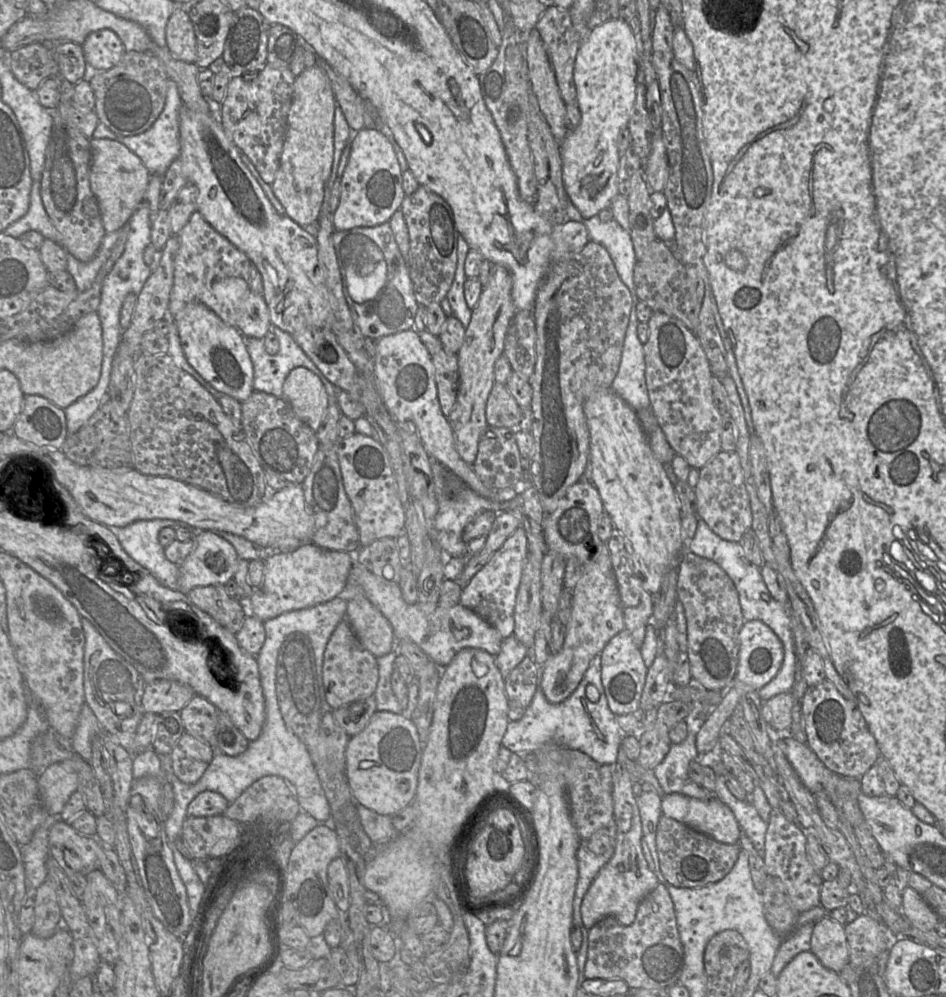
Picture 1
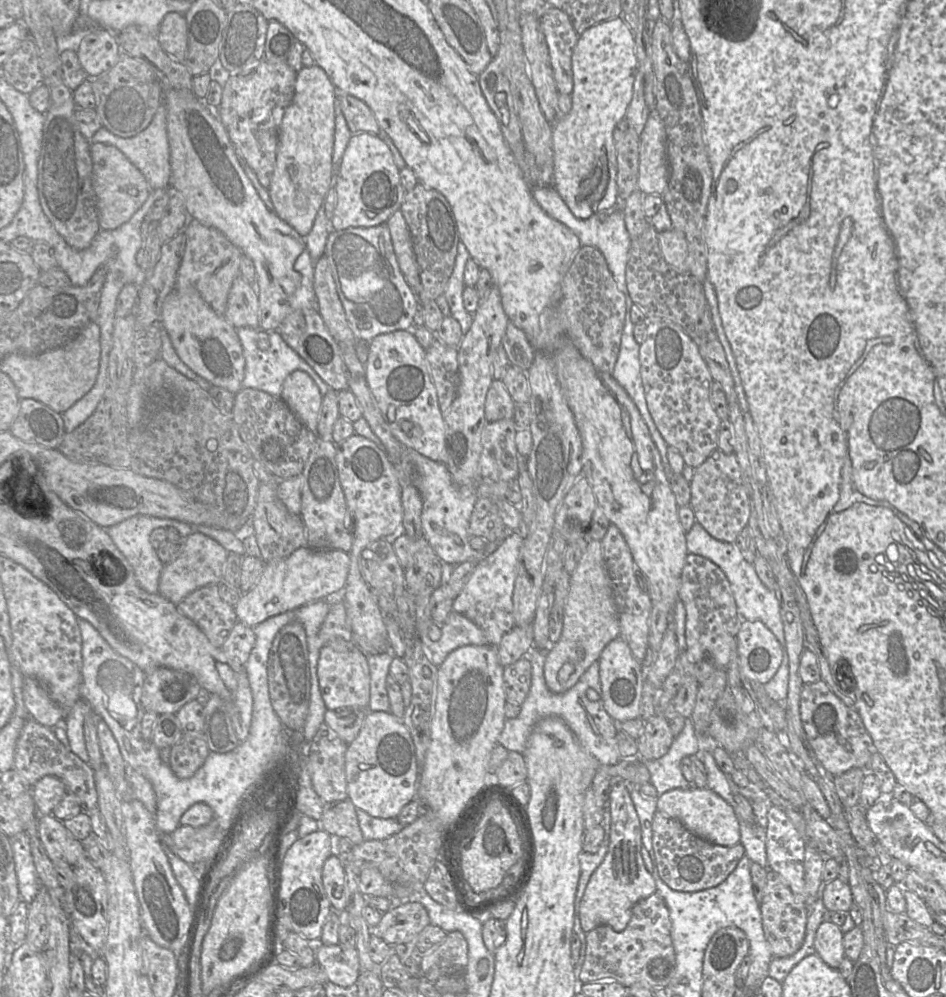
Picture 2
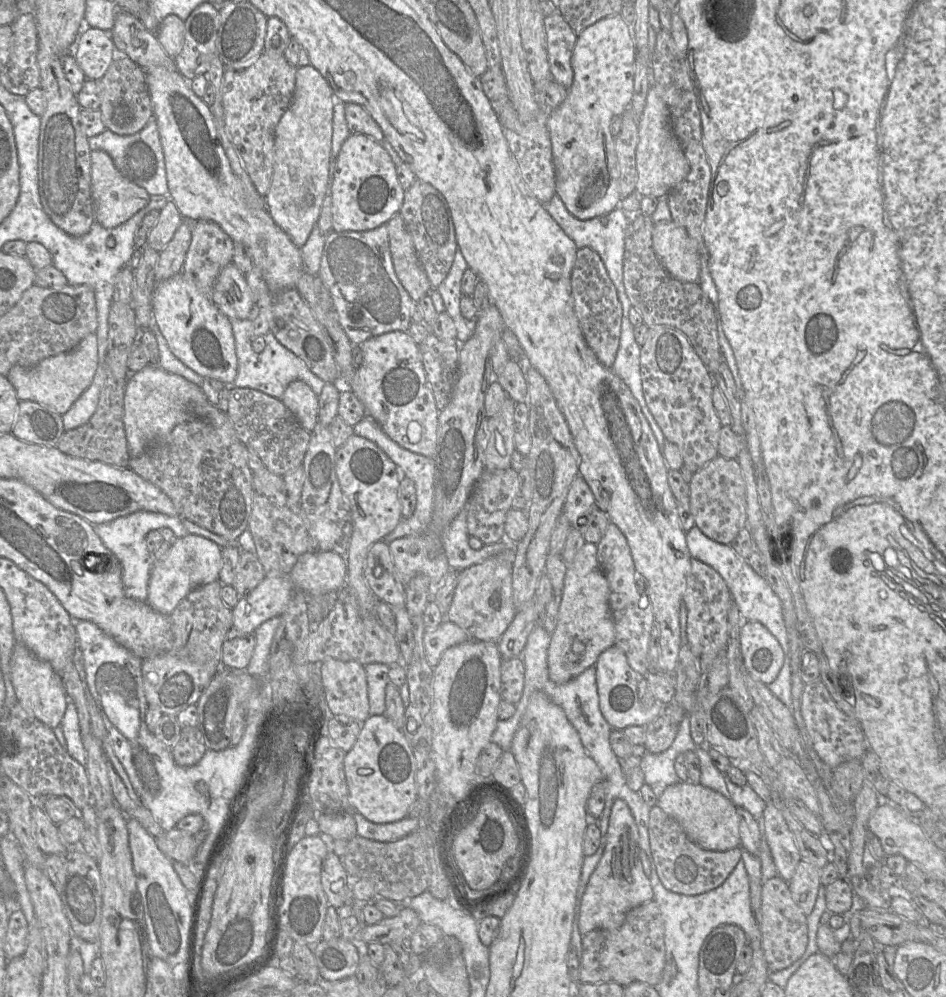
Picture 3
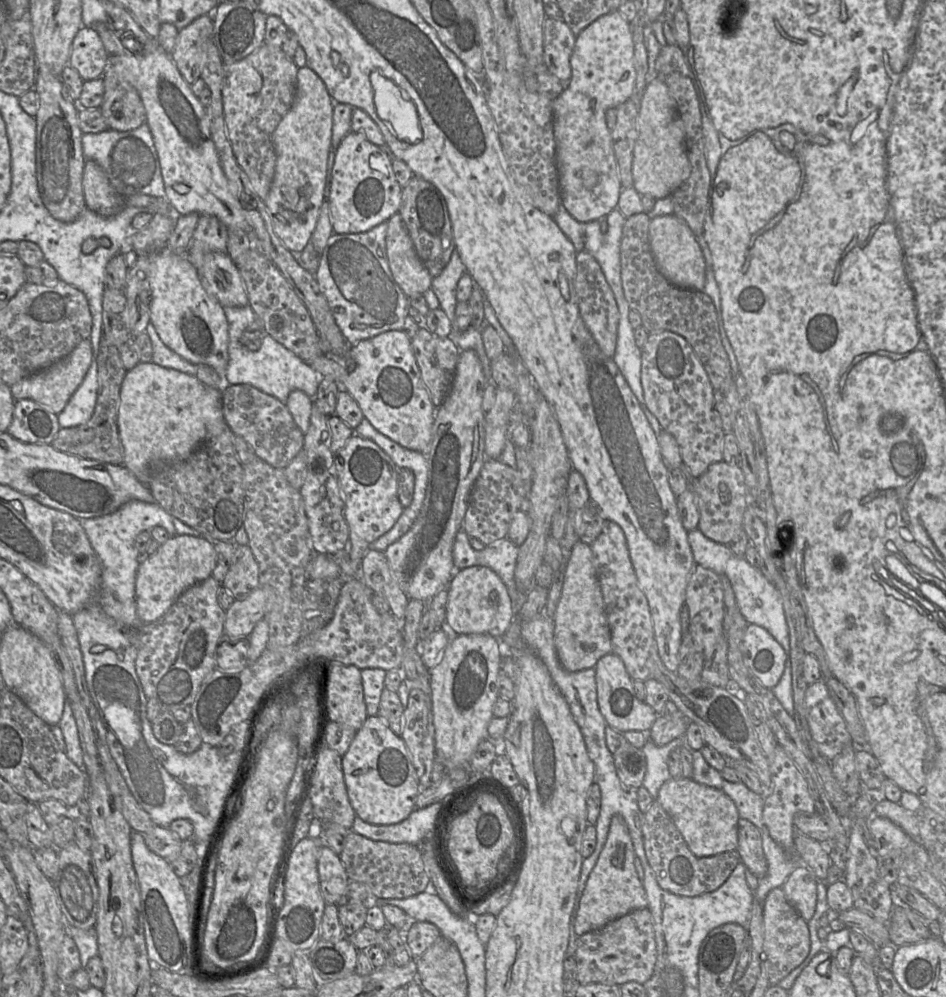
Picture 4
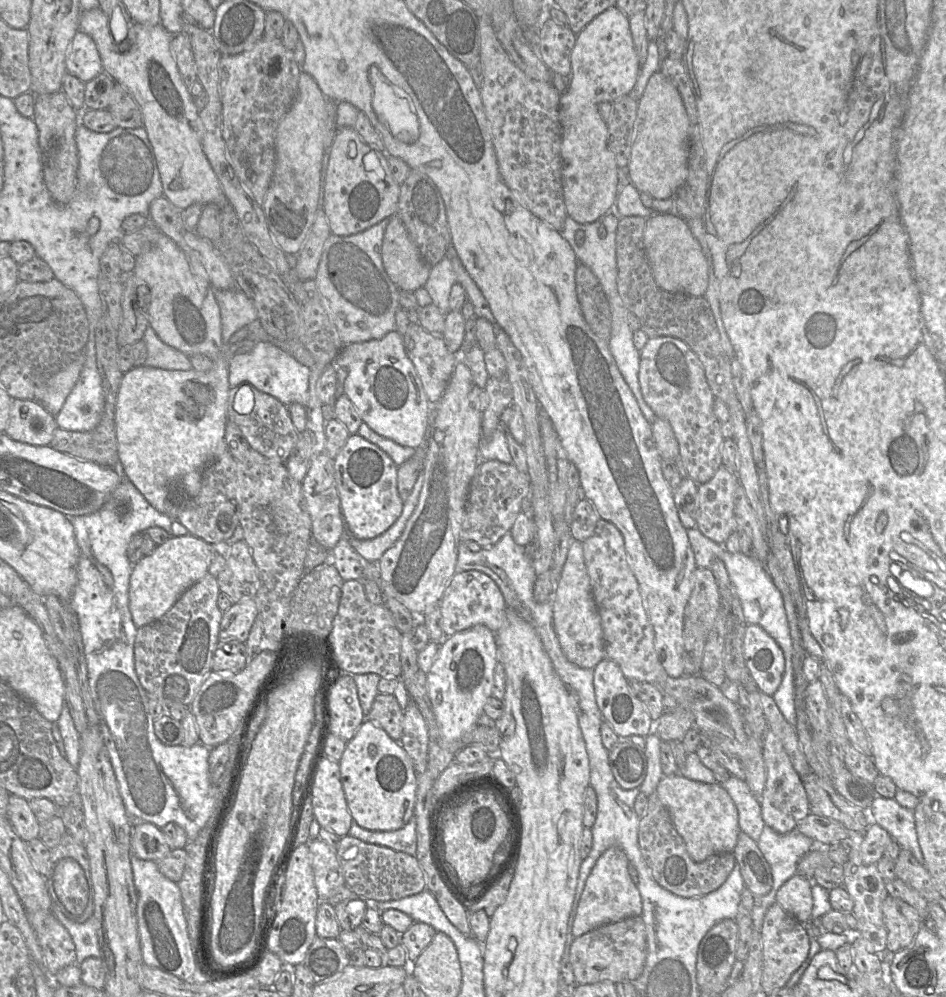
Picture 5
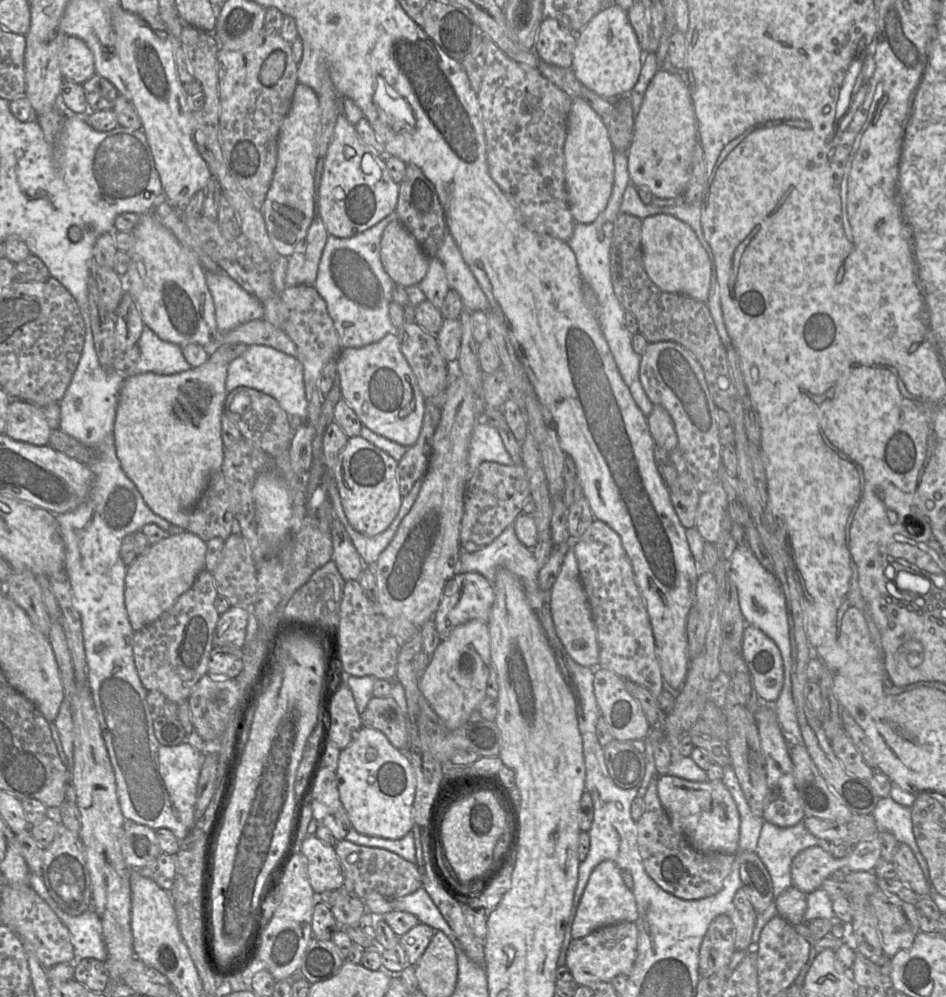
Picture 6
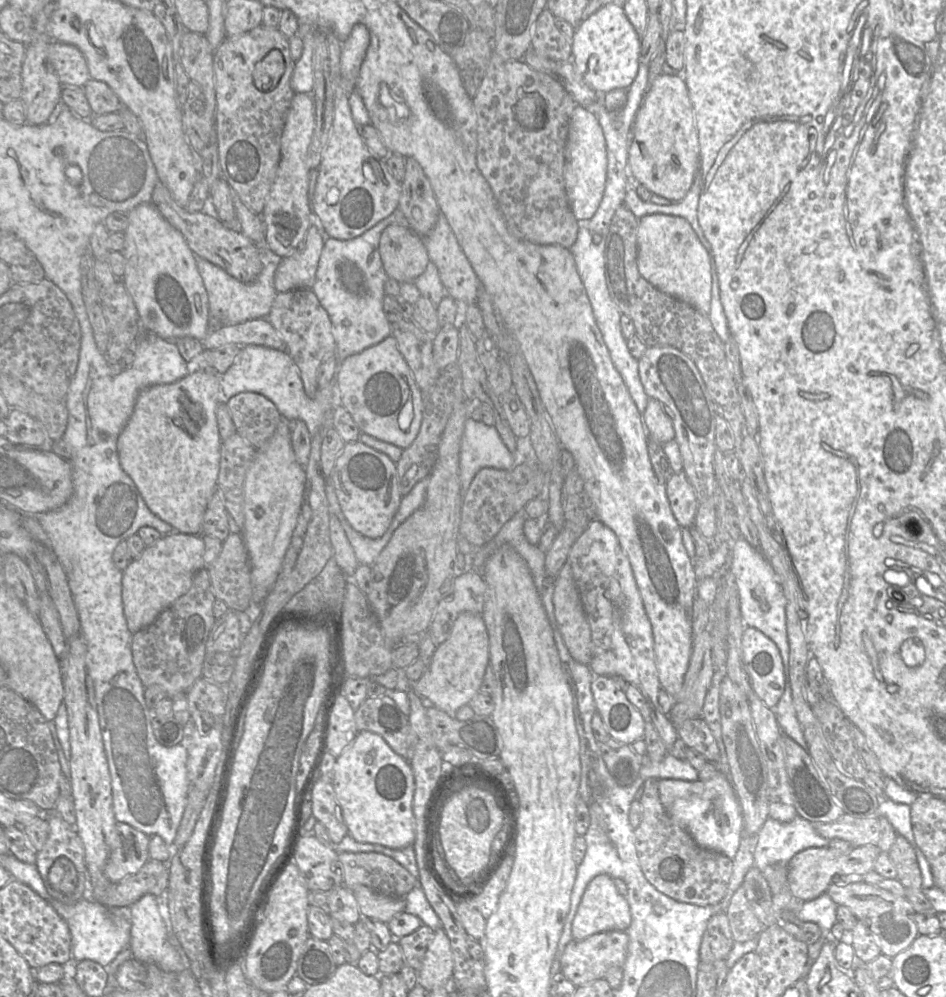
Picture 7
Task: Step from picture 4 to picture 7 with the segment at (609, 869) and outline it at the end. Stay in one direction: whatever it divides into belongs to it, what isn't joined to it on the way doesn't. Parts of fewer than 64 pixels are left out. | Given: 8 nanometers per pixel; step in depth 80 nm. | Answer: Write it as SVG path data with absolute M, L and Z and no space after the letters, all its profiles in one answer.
M601 874L585 889L572 923L572 937L583 940L601 932L626 931L631 921L627 899L617 891L613 878Z

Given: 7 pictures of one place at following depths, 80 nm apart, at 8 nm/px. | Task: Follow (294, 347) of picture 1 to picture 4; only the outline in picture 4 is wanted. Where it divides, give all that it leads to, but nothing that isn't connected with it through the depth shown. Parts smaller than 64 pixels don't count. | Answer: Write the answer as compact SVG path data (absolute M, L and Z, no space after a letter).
M223 307L228 322L228 355L229 361L224 374L227 385L249 384L258 390L277 398L285 404L288 395L293 390L301 390L310 398L317 393L320 376L293 352L264 334L261 347L257 351L250 351L240 342L243 331L257 318L250 307Z

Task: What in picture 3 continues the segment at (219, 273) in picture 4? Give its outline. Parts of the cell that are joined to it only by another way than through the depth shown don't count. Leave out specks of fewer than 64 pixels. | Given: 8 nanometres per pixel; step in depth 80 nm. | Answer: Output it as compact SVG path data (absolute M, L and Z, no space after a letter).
M233 263L217 277L210 299L229 319L251 319L255 304L245 276Z

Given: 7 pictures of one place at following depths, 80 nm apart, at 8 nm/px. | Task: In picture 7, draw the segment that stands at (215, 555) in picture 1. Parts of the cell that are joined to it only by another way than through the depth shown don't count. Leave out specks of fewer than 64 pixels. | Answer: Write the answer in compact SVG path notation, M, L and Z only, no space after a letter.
M169 533L151 546L146 546L139 558L131 560L122 572L122 603L129 631L134 634L152 624L159 614L171 606L191 587L194 575L204 566L204 541L202 535Z

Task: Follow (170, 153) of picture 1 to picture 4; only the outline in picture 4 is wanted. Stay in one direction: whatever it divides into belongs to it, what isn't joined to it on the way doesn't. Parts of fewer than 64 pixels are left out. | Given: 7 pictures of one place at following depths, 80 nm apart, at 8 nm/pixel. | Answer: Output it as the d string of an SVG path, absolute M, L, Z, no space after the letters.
M147 123L124 132L108 129L99 133L84 133L82 149L86 160L95 161L107 175L111 186L123 197L140 194L166 197L158 154Z

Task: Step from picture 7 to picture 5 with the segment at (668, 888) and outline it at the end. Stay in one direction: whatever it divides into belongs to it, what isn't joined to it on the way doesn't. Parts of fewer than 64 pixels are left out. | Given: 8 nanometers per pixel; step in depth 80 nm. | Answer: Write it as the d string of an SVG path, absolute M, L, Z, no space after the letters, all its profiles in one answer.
M656 791L648 797L646 814L640 818L638 843L655 881L672 894L684 898L704 896L717 890L736 864L733 852L715 854L702 862L693 861Z

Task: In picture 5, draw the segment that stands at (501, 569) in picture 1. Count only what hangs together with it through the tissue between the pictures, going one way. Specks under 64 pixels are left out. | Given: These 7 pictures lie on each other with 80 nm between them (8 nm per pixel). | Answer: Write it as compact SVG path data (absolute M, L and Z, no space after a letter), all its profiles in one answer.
M477 570L457 572L452 577L440 600L442 630L445 637L483 625L492 632L498 632L505 623L507 606L502 592L486 574Z

